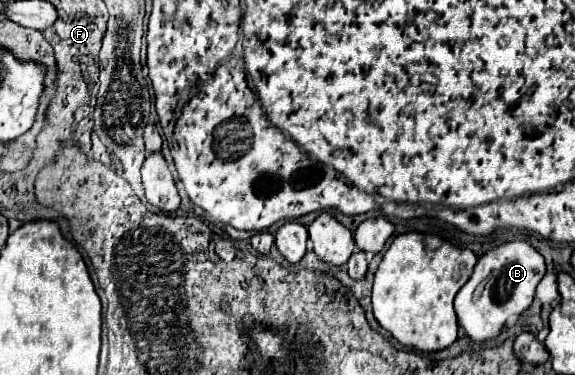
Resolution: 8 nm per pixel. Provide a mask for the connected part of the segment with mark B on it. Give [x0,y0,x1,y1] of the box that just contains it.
[454,240,546,342]

